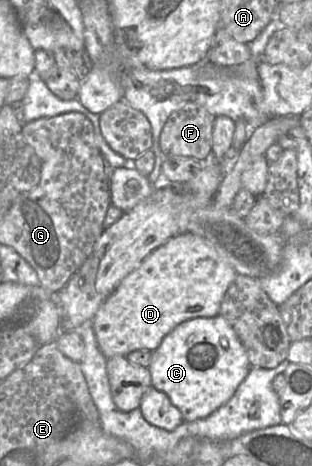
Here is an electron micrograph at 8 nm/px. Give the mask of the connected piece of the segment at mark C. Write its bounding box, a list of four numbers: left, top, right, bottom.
[148,315,251,421]

